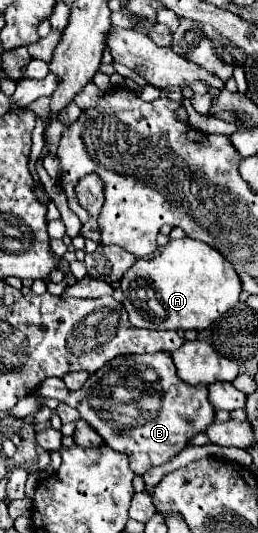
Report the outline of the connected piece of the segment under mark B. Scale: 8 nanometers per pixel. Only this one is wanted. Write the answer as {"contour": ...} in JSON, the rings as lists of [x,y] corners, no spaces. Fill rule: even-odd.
{"contour":[[[158,352],[152,354],[152,364],[150,364],[156,372],[158,372],[158,380],[162,386],[162,402],[160,408],[156,412],[152,410],[144,410],[142,404],[100,404],[98,396],[90,396],[90,390],[68,390],[66,384],[60,378],[50,378],[40,386],[40,394],[48,396],[48,398],[56,398],[58,402],[64,402],[72,408],[76,408],[82,416],[82,420],[86,420],[102,438],[104,442],[118,450],[118,452],[126,452],[130,456],[130,464],[134,468],[134,472],[144,474],[148,468],[152,466],[160,466],[164,462],[168,462],[170,458],[174,458],[178,452],[184,450],[186,442],[198,434],[204,432],[206,426],[214,420],[214,408],[210,408],[208,396],[206,396],[206,386],[190,386],[184,380],[180,380],[176,376],[176,368],[170,360],[170,356],[166,352]],[[192,398],[194,398],[194,426],[188,420],[188,408],[192,408]]]}

